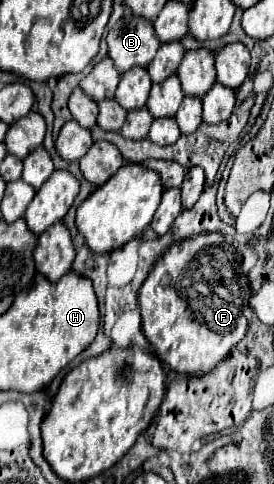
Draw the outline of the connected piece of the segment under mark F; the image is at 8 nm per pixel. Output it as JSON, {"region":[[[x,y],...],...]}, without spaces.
{"region":[[[199,234],[173,244],[145,278],[139,290],[141,326],[157,358],[177,374],[207,374],[247,334],[251,286],[241,264],[243,256],[223,234]]]}

